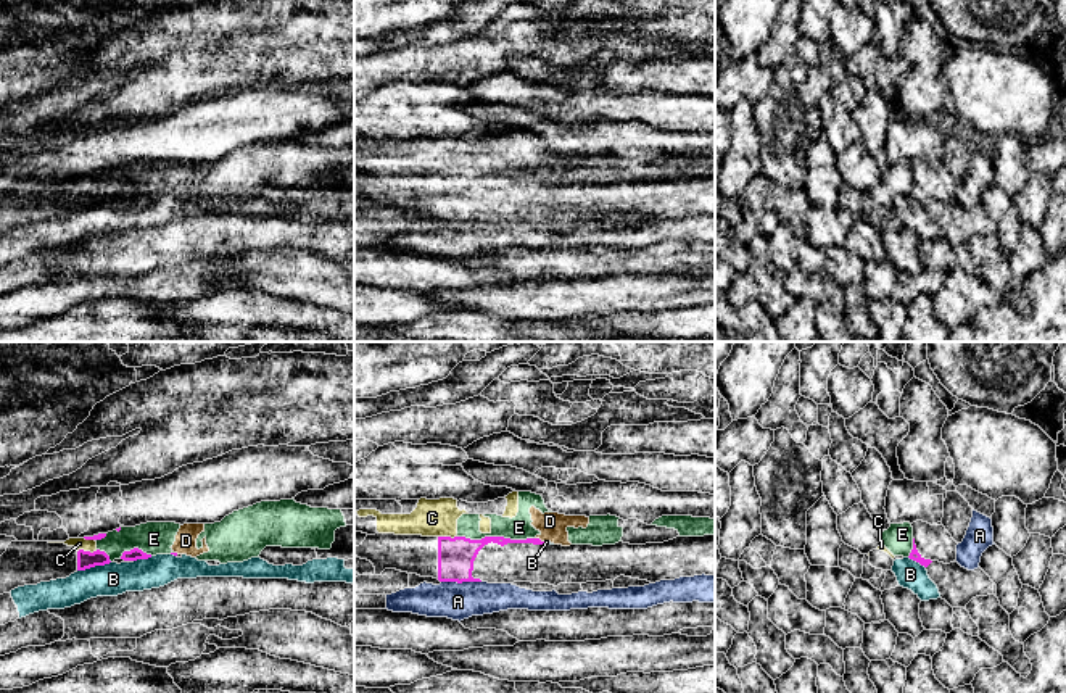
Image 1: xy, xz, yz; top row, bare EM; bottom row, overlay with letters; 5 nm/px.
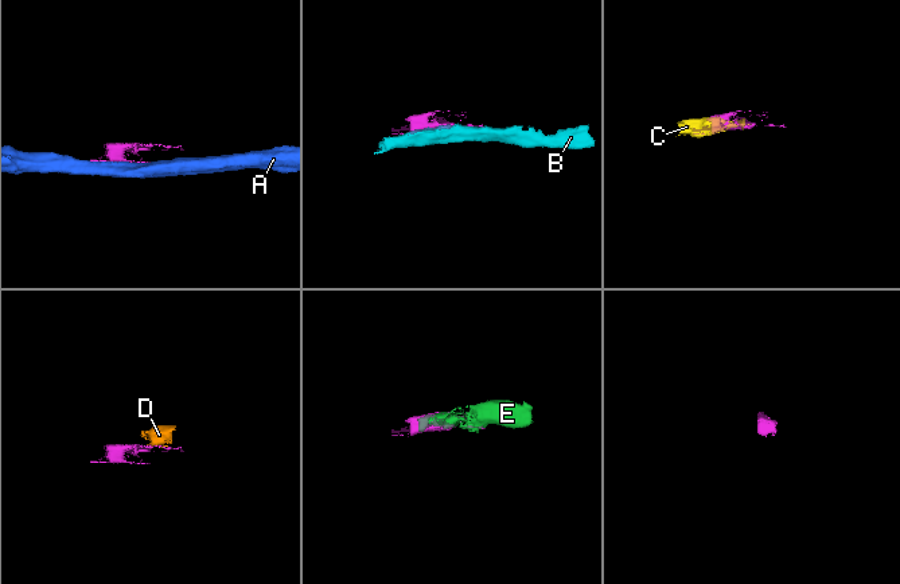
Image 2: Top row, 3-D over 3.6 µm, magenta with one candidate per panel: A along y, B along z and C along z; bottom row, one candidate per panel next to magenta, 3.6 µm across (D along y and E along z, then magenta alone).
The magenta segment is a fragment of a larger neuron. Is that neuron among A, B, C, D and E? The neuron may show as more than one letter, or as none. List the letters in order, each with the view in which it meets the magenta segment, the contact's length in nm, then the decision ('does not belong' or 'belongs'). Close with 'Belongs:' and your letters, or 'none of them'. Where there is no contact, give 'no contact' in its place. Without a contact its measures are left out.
A: xz | 200 nm | does not belong
B: xy | 180 nm | does not belong
C: xy | 100 nm | does not belong
D: xz | 60 nm | does not belong
E: xz | 380 nm | does not belong
Belongs: none of them

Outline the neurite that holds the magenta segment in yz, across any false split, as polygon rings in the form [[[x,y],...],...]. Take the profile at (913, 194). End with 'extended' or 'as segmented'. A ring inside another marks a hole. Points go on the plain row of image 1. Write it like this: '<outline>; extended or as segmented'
[[[923,160],[911,163],[913,166],[913,189],[910,198],[928,206],[932,200],[944,203],[955,201],[957,198],[957,181],[952,174],[940,164],[931,164]]]; extended

